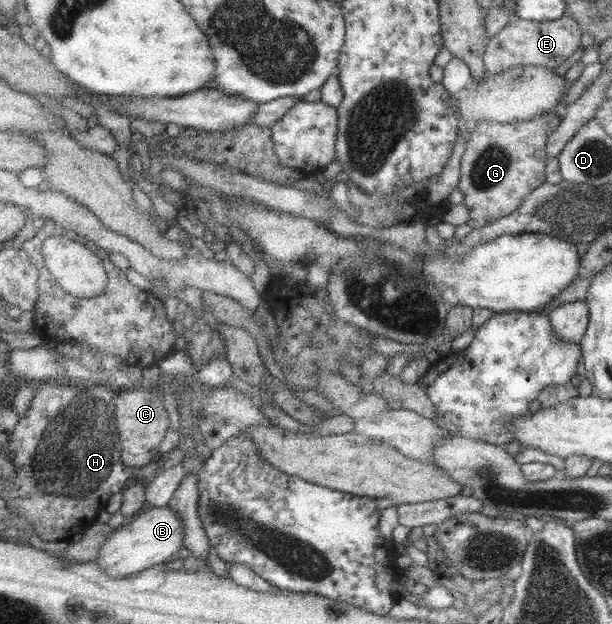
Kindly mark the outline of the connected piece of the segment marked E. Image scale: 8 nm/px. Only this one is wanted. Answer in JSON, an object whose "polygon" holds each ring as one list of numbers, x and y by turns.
{"polygon":[[562,16,562,18,544,22,516,17,490,38,483,55,486,74,500,75,503,71,519,65,556,69,582,46,582,34,580,25,570,17]]}

